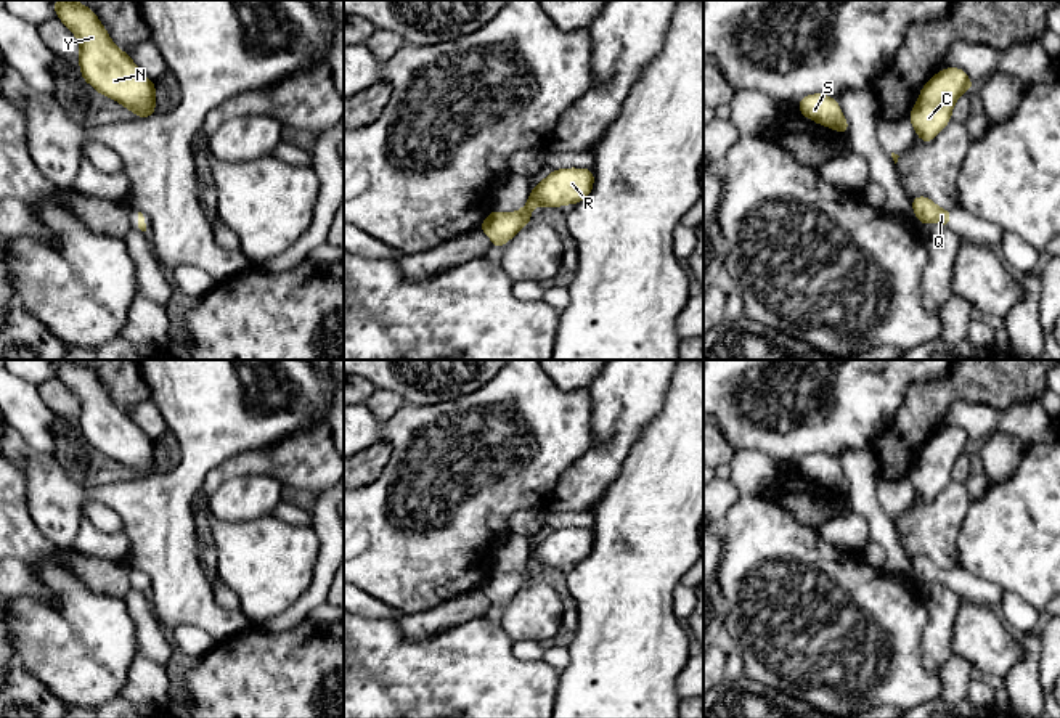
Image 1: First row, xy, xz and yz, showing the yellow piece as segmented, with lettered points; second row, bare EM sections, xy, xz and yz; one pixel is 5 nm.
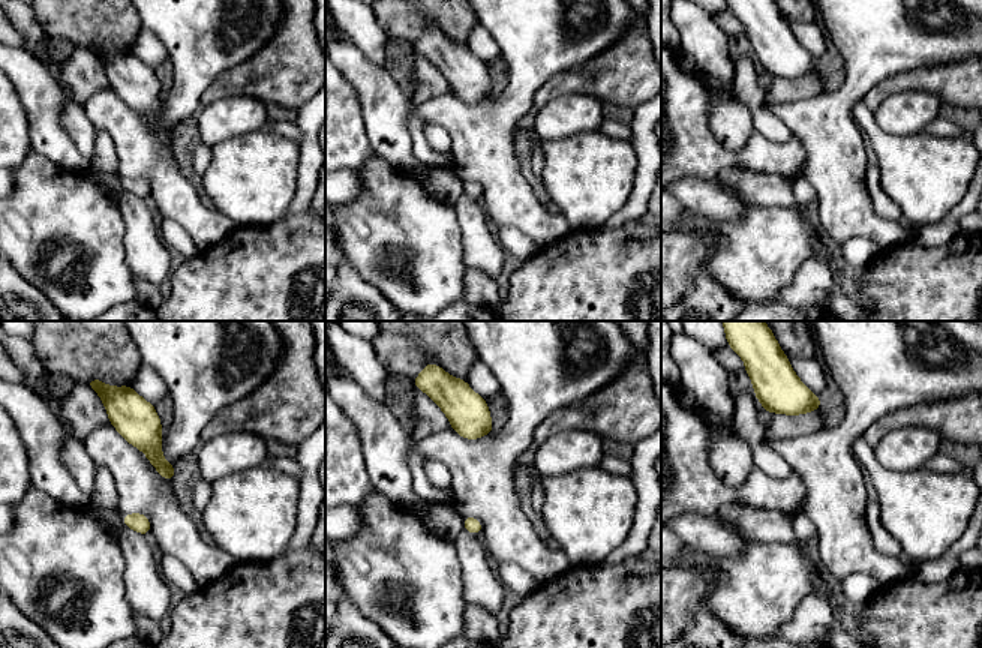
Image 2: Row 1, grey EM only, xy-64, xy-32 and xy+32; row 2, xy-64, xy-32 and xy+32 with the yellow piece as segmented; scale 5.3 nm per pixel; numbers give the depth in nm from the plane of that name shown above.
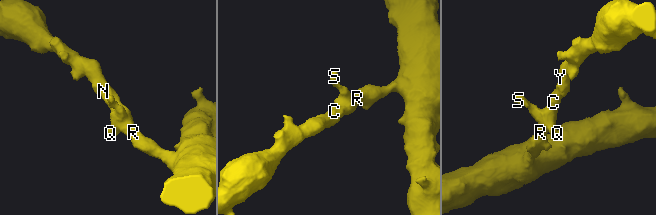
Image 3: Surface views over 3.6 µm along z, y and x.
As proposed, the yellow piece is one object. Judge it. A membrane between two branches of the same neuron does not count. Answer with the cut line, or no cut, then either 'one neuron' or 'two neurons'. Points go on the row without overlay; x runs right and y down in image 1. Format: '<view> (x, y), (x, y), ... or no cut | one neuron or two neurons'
no cut | one neuron

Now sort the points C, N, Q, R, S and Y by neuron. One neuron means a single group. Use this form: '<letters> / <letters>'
C N Q R S Y

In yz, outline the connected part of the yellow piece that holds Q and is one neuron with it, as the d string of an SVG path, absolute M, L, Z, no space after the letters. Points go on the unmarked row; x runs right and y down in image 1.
M928 556L912 557L911 564L915 577L923 586L928 583L951 586L951 570L941 569Z

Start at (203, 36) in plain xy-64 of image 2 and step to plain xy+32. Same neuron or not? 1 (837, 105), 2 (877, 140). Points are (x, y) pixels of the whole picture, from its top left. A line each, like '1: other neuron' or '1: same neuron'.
1: same neuron
2: other neuron

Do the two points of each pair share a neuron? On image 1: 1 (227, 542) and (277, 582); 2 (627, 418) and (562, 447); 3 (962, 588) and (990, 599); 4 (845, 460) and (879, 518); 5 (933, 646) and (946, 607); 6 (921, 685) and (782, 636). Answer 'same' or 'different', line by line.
1: same
2: different
3: same
4: same
5: same
6: same

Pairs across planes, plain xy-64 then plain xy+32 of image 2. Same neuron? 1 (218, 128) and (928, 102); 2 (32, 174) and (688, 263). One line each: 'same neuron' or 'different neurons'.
1: same neuron
2: different neurons

